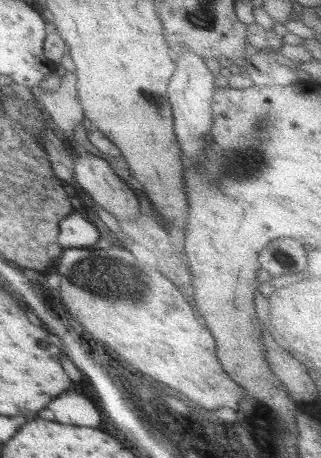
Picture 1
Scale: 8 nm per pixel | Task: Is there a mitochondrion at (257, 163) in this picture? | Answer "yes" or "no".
yes

